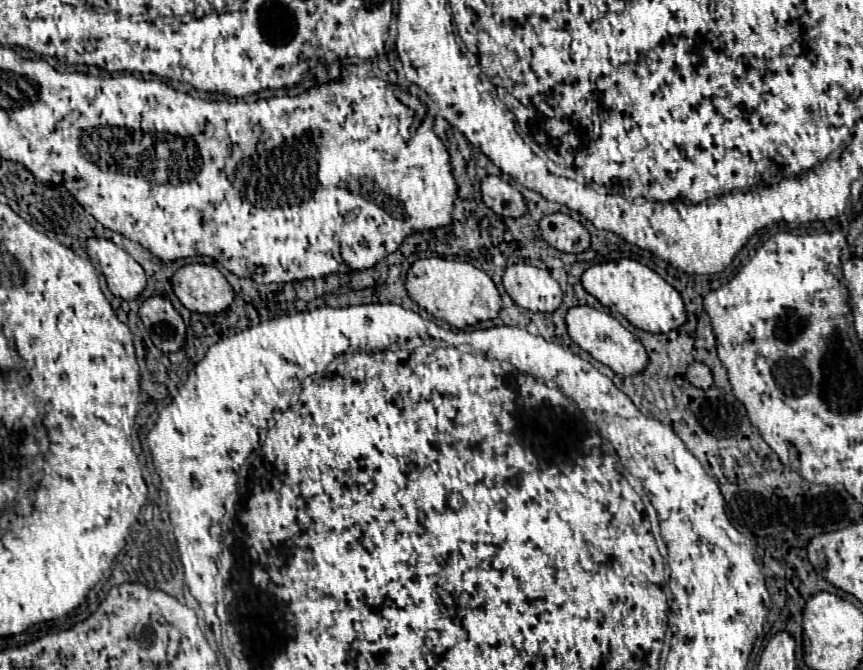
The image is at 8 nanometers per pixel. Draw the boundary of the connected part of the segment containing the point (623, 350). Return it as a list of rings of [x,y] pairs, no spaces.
[[[574,306],[568,310],[566,324],[568,324],[570,338],[582,350],[586,350],[592,358],[610,366],[616,374],[632,376],[632,374],[642,372],[648,366],[648,354],[646,354],[642,342],[628,328],[624,328],[614,316],[600,312],[596,308],[590,308],[590,306]]]

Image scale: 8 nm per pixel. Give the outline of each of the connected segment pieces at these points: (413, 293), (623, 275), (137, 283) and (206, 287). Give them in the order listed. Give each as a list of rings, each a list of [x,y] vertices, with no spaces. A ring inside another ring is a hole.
[[[444,258],[416,260],[408,270],[406,290],[420,308],[454,328],[466,328],[478,322],[494,320],[502,308],[502,298],[492,278],[468,262]]]
[[[622,258],[618,262],[604,262],[588,268],[582,276],[582,286],[596,296],[612,312],[622,314],[632,326],[646,332],[670,332],[686,324],[686,308],[680,292],[668,284],[646,264]]]
[[[90,238],[88,256],[96,262],[106,278],[110,292],[122,300],[136,300],[146,288],[142,266],[112,240]]]
[[[206,264],[182,266],[172,278],[172,288],[188,310],[200,314],[220,314],[234,300],[234,290],[222,272]]]

